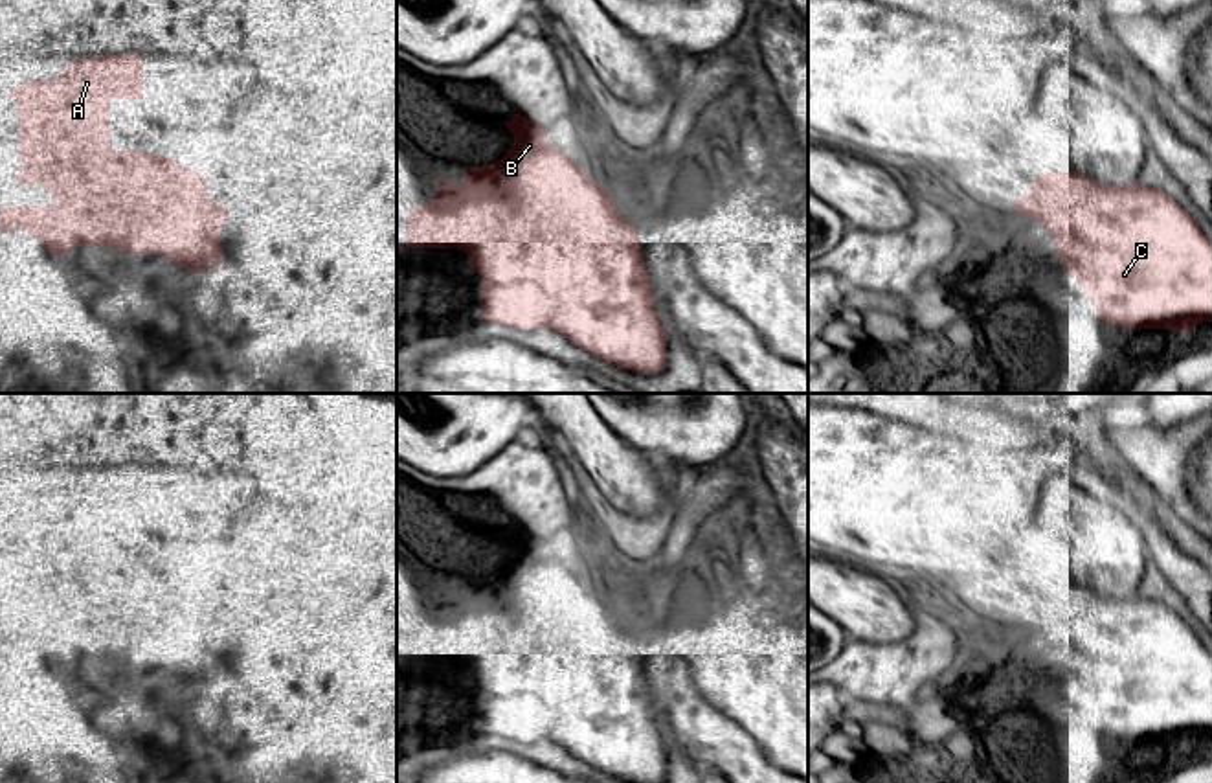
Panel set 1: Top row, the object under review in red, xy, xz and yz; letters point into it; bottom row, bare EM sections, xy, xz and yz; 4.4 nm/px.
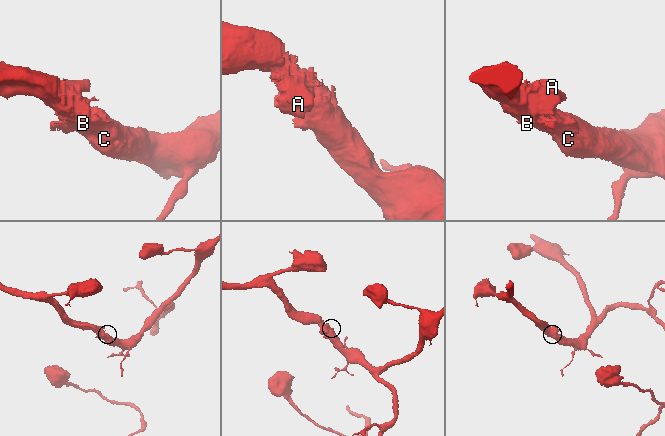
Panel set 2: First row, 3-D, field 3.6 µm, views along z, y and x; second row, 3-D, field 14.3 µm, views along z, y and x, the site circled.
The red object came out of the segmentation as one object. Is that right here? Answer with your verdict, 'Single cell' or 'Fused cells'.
Single cell

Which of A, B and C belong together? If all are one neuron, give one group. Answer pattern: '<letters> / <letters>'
A B C

